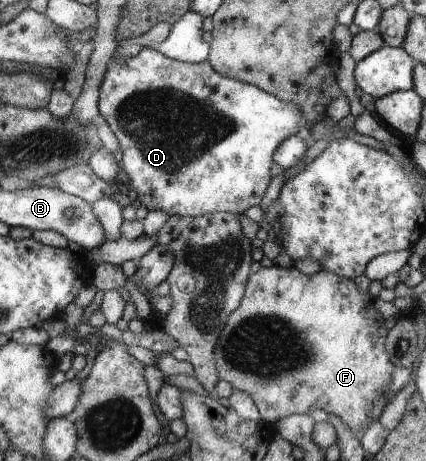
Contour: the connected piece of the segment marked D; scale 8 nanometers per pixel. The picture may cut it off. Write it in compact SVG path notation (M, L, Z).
M143 47L137 55L126 58L126 61L122 61L120 56L117 58L115 56L110 57L109 67L106 67L106 75L101 82L102 85L98 89L100 119L105 120L118 138L120 151L123 155L120 161L122 169L129 177L130 187L136 190L137 197L143 201L148 211L150 209L164 209L172 216L203 216L216 212L232 213L237 216L245 214L253 205L260 205L262 197L266 195L266 189L268 189L270 179L273 176L270 175L272 155L275 155L275 151L292 135L304 135L299 129L302 116L294 105L276 99L275 95L265 92L263 88L220 75L208 61L204 63L181 62L180 60L172 60L156 49Z

